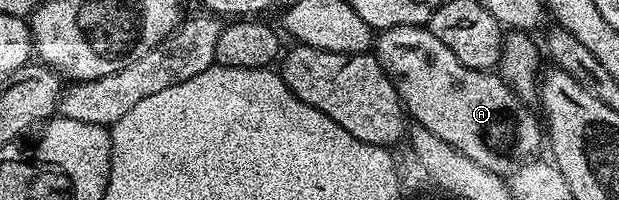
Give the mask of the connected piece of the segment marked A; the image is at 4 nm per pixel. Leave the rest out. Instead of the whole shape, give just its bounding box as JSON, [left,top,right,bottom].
[373,25,545,175]

